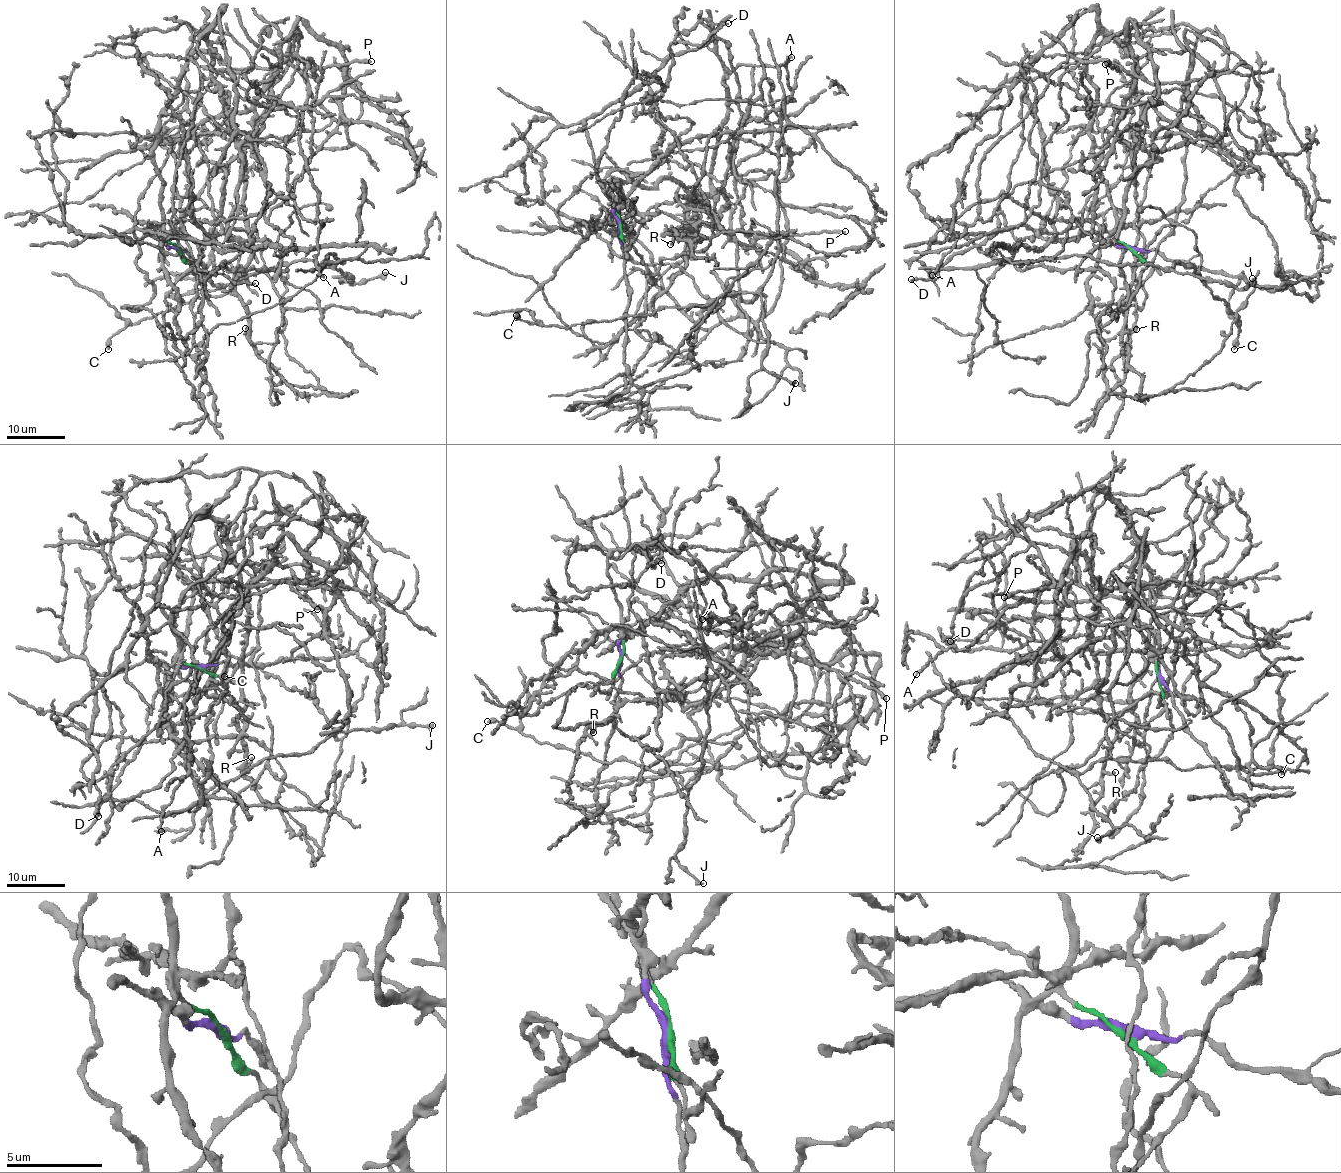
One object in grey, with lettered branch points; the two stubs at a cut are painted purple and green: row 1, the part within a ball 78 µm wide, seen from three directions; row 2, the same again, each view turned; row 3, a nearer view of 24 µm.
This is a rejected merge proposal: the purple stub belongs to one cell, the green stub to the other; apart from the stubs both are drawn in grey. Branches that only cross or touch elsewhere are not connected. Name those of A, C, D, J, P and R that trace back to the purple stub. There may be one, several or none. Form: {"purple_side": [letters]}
{"purple_side": ["C", "J"]}

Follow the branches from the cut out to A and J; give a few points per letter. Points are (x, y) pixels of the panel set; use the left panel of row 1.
A: (178, 249), (204, 291), (195, 313), (172, 143), (323, 130), (303, 73), (319, 80), (296, 56), (323, 277)
J: (178, 249), (168, 247), (174, 232), (219, 250), (362, 245), (326, 262), (334, 253), (351, 284), (386, 272)

